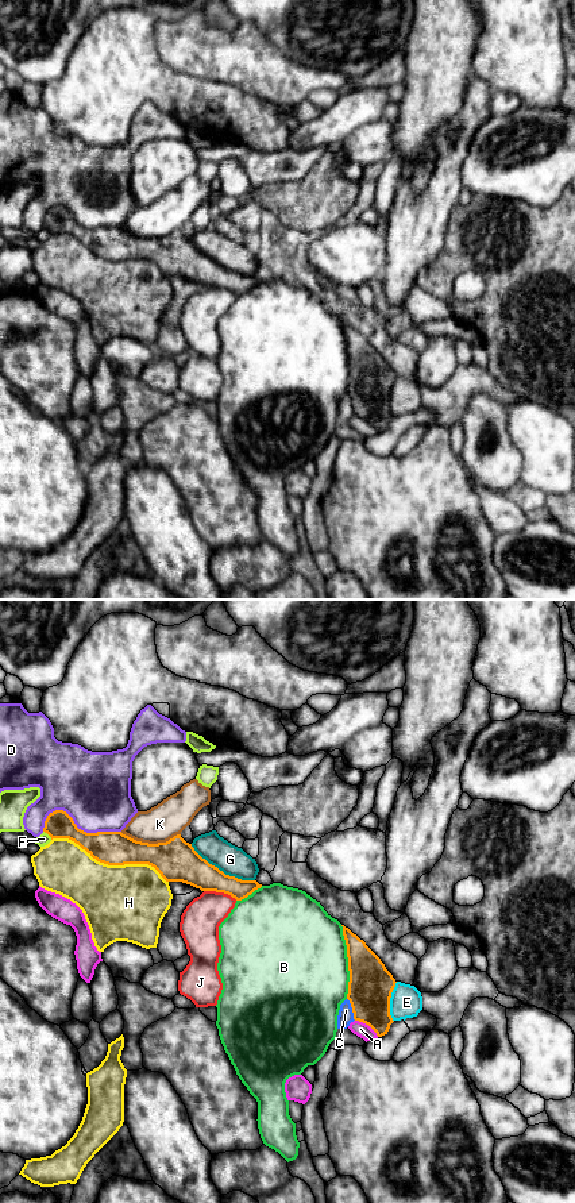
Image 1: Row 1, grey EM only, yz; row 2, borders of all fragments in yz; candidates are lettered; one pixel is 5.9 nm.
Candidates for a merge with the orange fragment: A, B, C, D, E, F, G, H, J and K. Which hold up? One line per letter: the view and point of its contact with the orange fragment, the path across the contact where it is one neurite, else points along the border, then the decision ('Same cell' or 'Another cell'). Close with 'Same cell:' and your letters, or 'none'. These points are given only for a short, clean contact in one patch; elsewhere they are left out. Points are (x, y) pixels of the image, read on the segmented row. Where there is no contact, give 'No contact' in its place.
A: Touches orange at yz (367, 1024). Boundary: yz (355, 1020), (366, 1024), (378, 1036). Another cell
B: Touches orange at yz (348, 961). Another cell
C: Touches orange at yz (352, 1009). Another cell
D: Touches orange at yz (76, 826). Another cell
E: Touches orange at yz (389, 1002). Another cell
F: Touches orange at yz (47, 833). Another cell
G: Touches orange at yz (222, 871). Same cell
H: Touches orange at yz (110, 864). Another cell
J: Touches orange at yz (220, 891). Boundary: yz (204, 890), (223, 891), (236, 899). Another cell
K: Touches orange at yz (150, 844). Another cell
Same cell: G

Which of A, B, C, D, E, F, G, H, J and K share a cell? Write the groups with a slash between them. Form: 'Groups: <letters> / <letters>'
Groups: A / B / C / D / E / F / G / H / J / K

